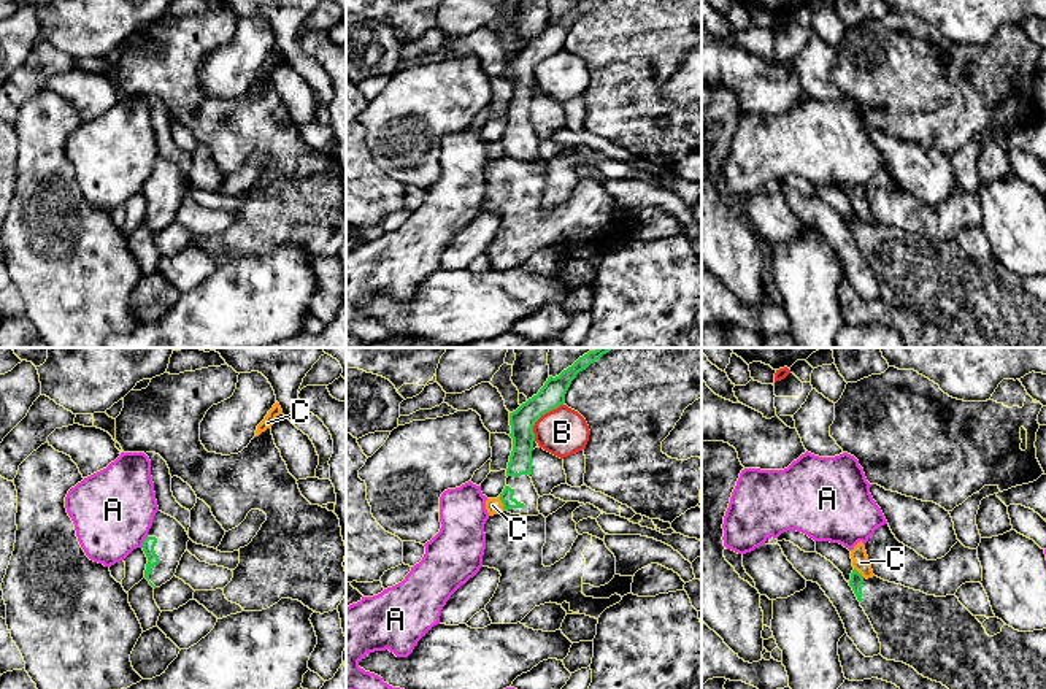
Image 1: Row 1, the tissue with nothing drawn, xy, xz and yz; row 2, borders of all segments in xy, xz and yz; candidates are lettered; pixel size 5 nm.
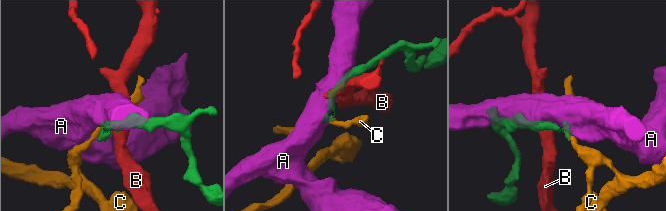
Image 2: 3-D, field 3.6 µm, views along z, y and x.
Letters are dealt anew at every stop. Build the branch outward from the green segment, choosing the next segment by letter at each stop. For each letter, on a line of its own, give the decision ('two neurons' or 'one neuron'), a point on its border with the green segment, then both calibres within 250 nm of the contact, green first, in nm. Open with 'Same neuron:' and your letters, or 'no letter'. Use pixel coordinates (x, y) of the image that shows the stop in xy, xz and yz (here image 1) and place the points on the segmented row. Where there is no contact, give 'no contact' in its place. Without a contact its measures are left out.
Same neuron: no letter
A: two neurons | xy (143, 542) | 60/420 nm
B: two neurons | xz (540, 416) | 140/240 nm
C: two neurons | xz (502, 502) | 70/80 nm

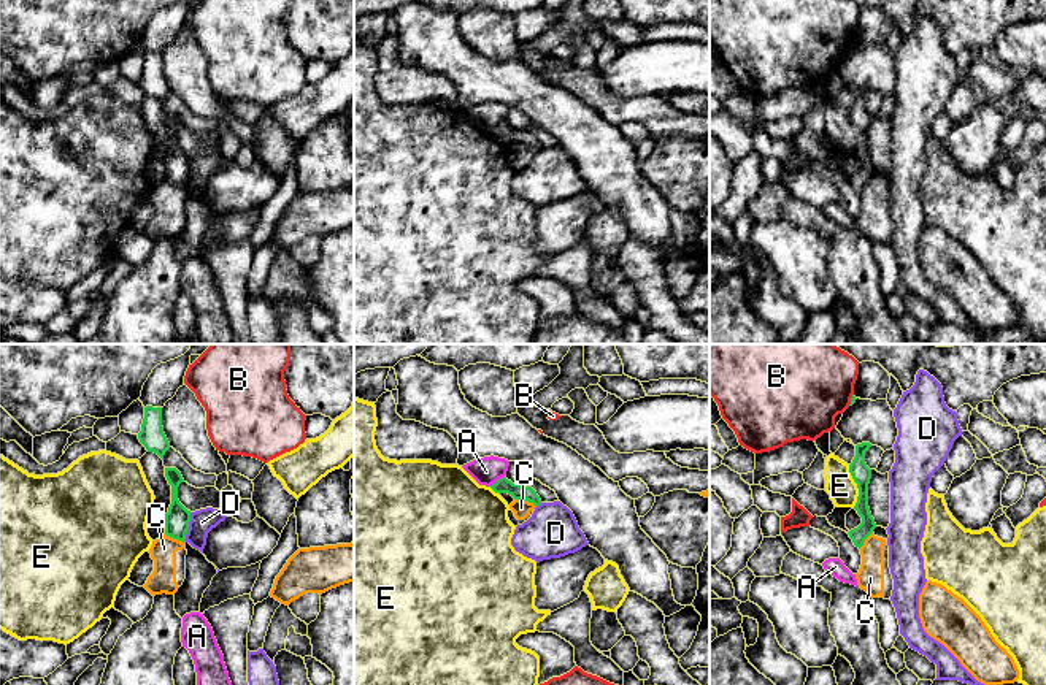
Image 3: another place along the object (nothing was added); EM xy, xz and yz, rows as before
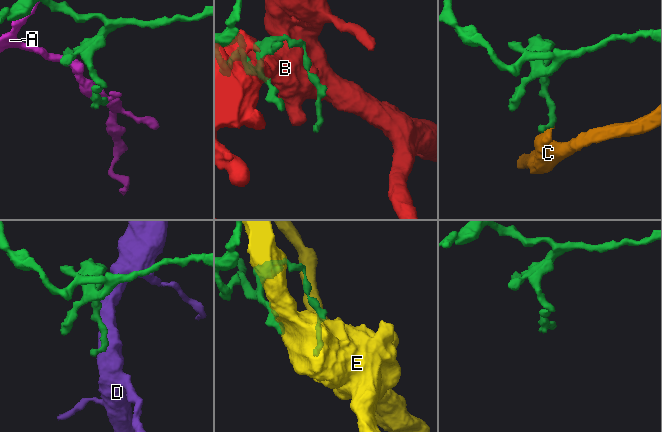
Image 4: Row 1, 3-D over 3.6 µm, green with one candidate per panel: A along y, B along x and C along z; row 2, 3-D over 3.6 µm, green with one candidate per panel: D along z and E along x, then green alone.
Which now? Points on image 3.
Same neuron: no letter
A: two neurons | xz (497, 481) | 80/140 nm
B: two neurons | yz (851, 400) | 30/460 nm
C: two neurons | xz (526, 500) | 80/90 nm
D: two neurons | xy (188, 527) | 130/120 nm
E: two neurons | yz (857, 486) | 100/150 nm

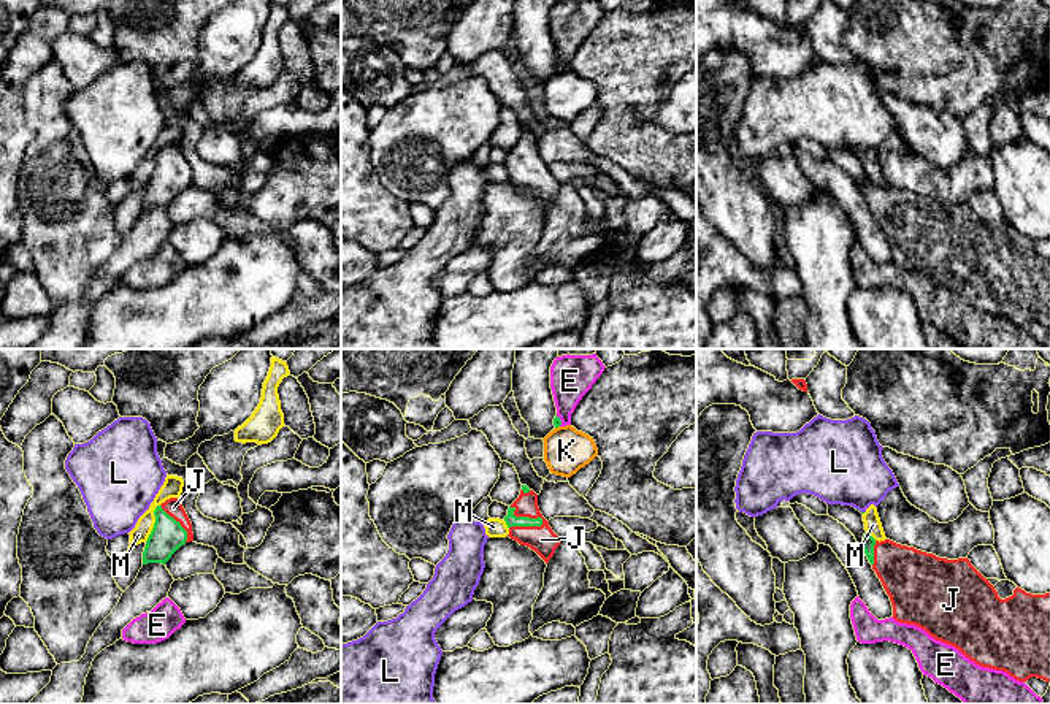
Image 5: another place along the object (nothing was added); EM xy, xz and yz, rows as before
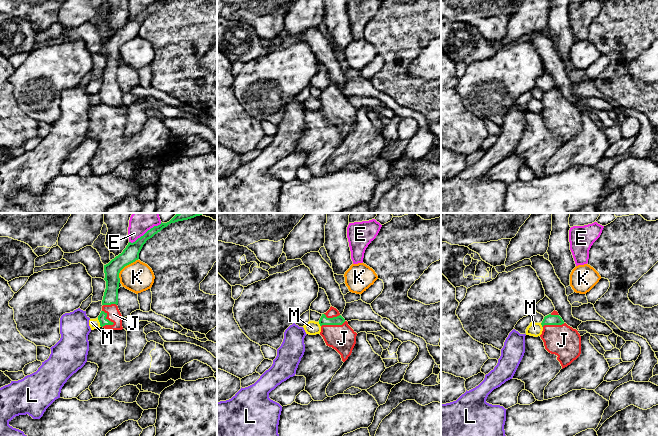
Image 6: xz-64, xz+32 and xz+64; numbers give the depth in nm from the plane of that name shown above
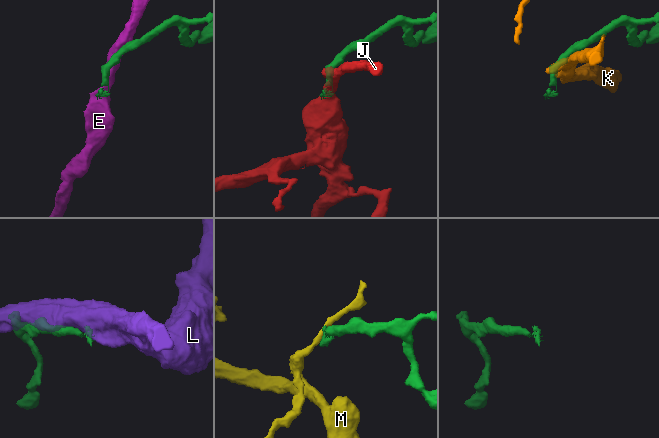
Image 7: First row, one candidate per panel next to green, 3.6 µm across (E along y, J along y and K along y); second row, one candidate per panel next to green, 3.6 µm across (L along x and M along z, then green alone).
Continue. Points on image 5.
Same neuron: J
E: two neurons | xz (560, 420) | 50/220 nm
J: one neuron | xz (525, 517) | 60/140 nm
K: two neurons | xz (557, 427) | 50/220 nm
L: two neurons | no contact
M: two neurons | xy (154, 524) | 170/100 nm

